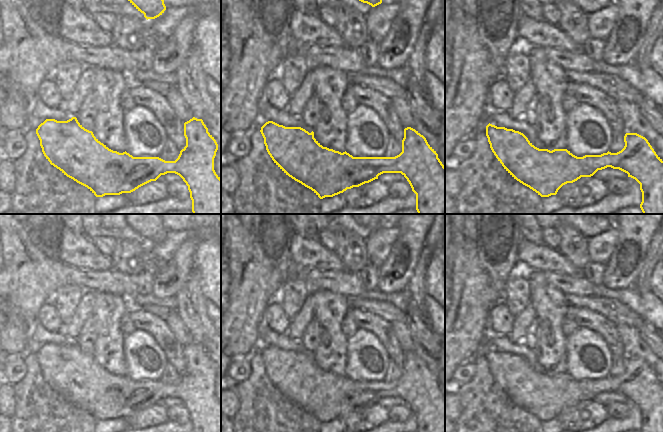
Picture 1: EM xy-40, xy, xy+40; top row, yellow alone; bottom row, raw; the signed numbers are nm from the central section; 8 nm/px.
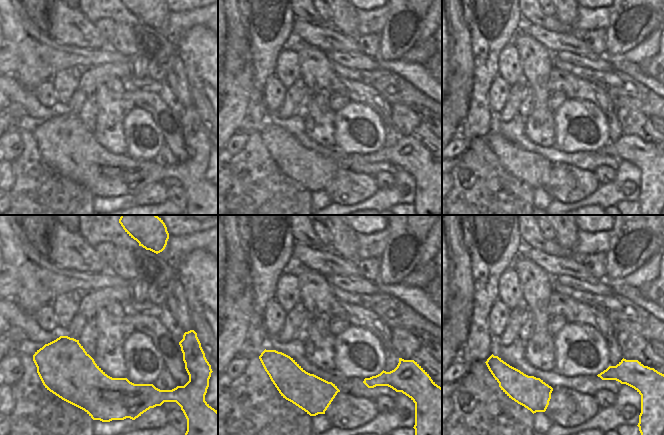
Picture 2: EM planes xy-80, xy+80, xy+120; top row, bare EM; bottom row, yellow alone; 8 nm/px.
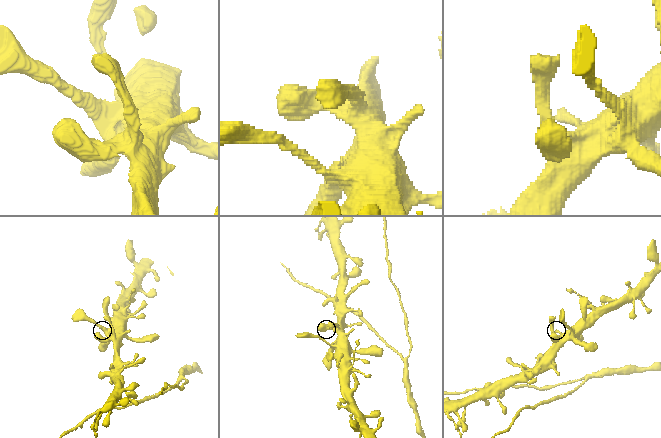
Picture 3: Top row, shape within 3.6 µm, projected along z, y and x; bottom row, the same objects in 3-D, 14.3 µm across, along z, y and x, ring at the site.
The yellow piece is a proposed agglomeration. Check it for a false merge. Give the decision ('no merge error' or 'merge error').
no merge error

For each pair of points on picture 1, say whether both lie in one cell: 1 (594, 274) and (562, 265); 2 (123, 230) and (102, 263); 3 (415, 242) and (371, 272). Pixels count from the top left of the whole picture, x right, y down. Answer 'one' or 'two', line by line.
1: two
2: two
3: two

